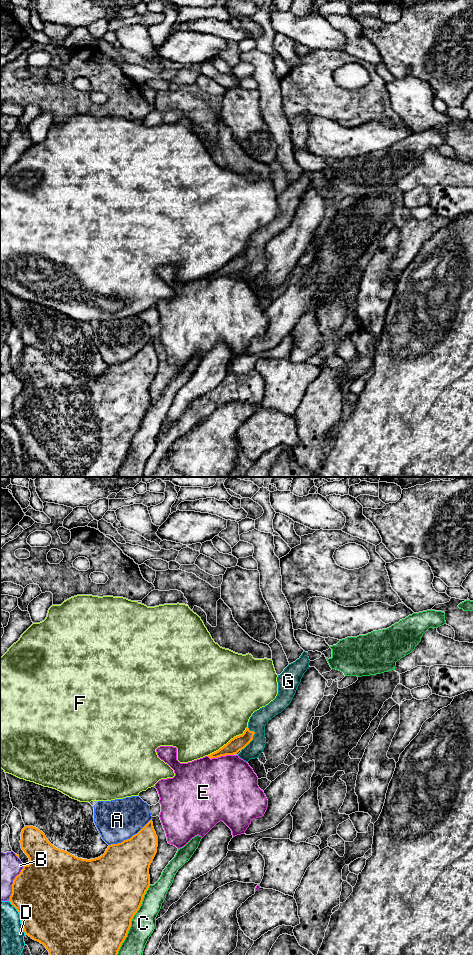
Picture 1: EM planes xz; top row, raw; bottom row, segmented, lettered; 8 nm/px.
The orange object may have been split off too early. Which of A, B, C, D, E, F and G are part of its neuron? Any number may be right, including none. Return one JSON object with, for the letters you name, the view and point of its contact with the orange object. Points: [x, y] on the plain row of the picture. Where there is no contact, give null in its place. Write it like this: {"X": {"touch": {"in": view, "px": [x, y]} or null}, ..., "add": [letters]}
{"G": {"touch": {"in": "xz", "px": [252, 258]}}, "add": ["G"]}

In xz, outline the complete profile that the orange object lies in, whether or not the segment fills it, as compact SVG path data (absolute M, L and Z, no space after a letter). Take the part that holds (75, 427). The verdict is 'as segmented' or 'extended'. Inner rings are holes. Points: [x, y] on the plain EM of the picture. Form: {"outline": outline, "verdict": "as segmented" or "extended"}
{"outline": "M152 339L130 359L109 365L103 375L90 380L56 368L42 351L33 346L22 349L20 363L29 384L23 385L13 400L9 421L20 434L25 454L43 464L50 477L117 477L150 406L149 388L158 367Z", "verdict": "as segmented"}

